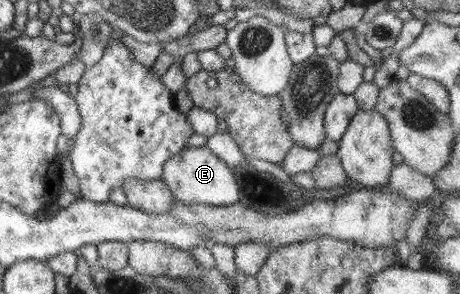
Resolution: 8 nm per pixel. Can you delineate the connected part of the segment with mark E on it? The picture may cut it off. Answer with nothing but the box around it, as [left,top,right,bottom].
[163,146,240,207]

